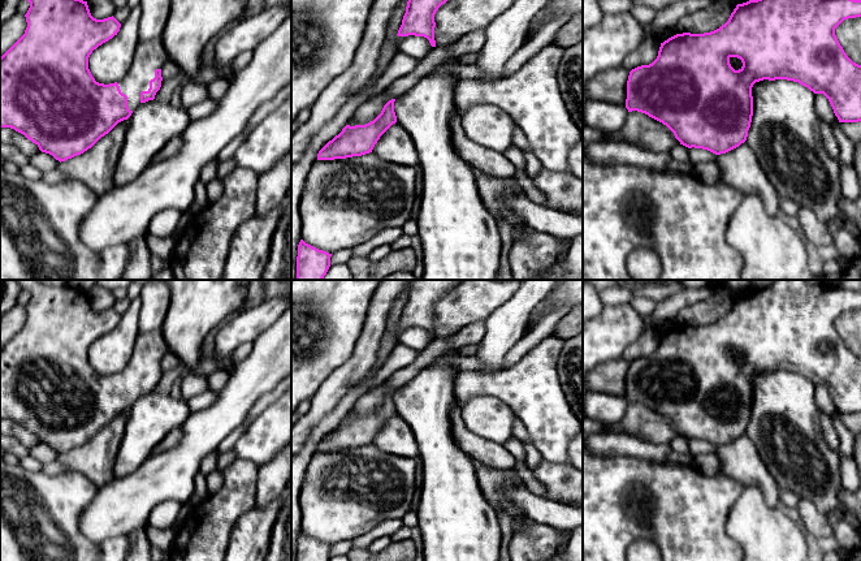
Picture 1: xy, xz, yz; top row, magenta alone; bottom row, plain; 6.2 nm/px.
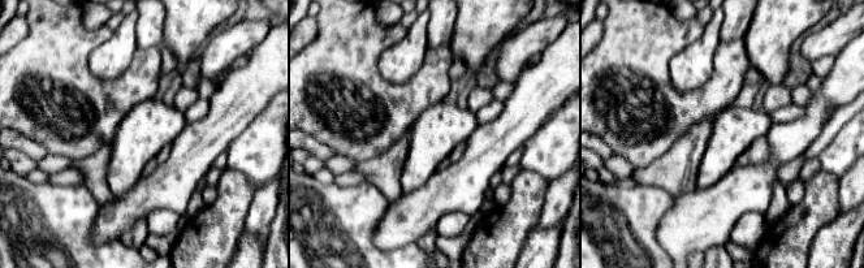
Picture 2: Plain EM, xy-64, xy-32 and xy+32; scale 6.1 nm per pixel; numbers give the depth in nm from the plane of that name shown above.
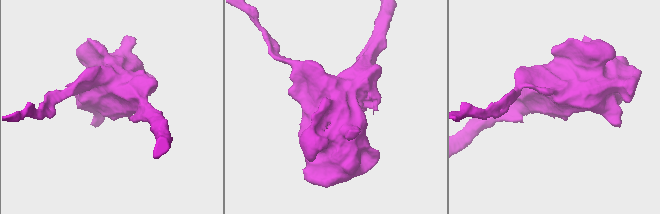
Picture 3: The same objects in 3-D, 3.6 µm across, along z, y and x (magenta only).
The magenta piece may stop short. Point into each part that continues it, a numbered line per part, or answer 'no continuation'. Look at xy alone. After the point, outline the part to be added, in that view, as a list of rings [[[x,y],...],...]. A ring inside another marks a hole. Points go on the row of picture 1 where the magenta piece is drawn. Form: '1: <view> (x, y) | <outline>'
1: xy (150, 55) | [[[161,38],[138,42],[130,69],[117,81],[121,92],[127,96],[130,111],[134,112],[142,104],[140,92],[148,91],[150,81],[155,78],[155,70],[163,69],[168,59]]]

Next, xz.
no continuation

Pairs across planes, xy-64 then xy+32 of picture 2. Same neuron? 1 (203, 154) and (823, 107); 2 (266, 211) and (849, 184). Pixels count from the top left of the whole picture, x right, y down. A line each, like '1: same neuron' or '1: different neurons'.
1: same neuron
2: same neuron

